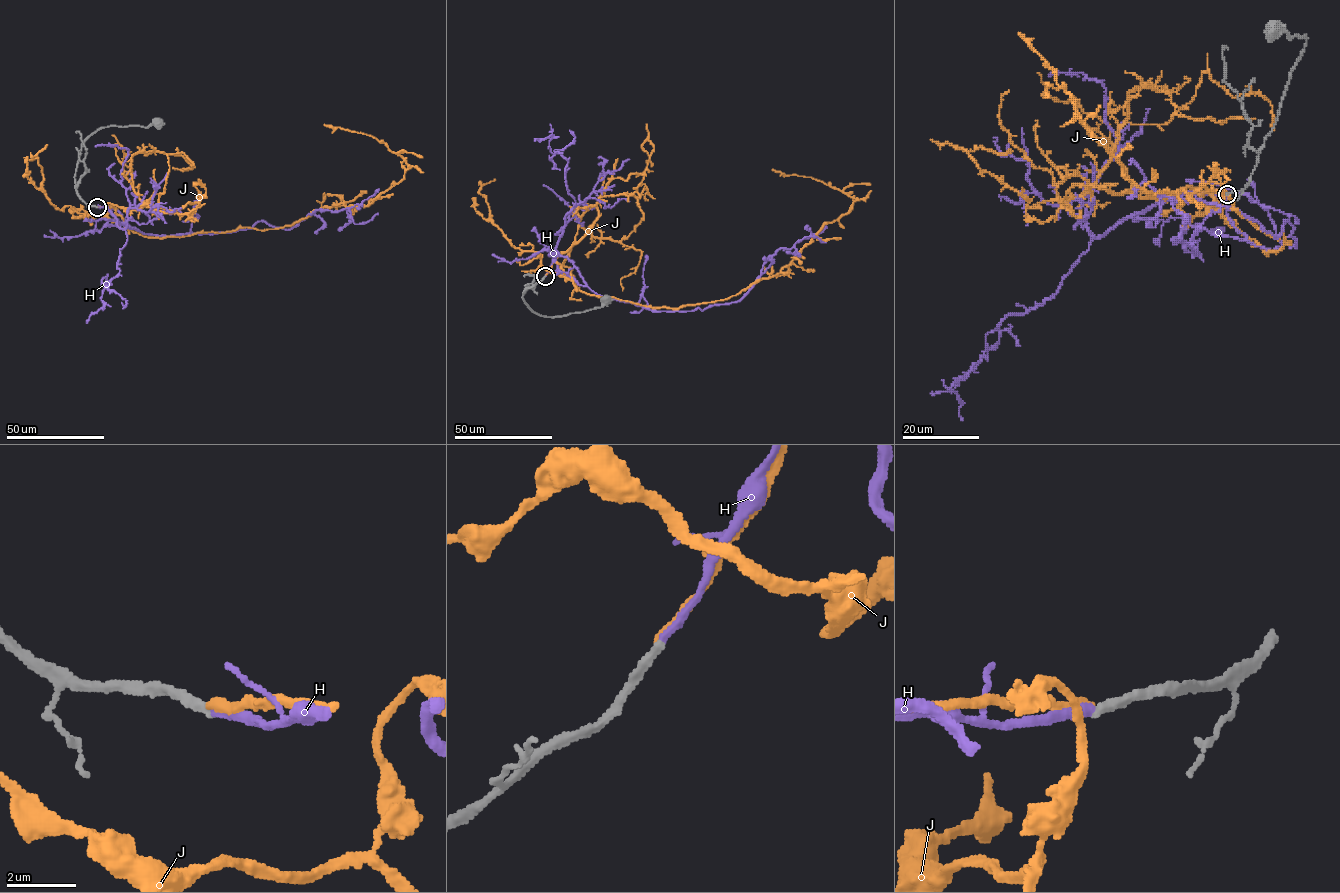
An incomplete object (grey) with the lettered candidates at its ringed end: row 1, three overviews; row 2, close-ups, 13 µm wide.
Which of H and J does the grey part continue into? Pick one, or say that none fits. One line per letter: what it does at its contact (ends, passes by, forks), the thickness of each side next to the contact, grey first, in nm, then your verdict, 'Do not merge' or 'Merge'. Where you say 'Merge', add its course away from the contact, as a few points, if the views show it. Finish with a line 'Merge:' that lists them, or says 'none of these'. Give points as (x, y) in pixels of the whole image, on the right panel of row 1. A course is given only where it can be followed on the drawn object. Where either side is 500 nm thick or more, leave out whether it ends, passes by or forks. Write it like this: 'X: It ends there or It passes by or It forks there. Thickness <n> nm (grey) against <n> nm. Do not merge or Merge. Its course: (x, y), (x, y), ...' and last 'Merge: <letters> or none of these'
H: It ends there. Thickness 280 nm (grey) against 240 nm. Merge. Its course: (1226, 194), (1188, 191), (1295, 247), (1195, 198), (1150, 226), (1161, 206)
J: It ends there. Thickness 280 nm (grey) against 240 nm. Do not merge
Merge: H

